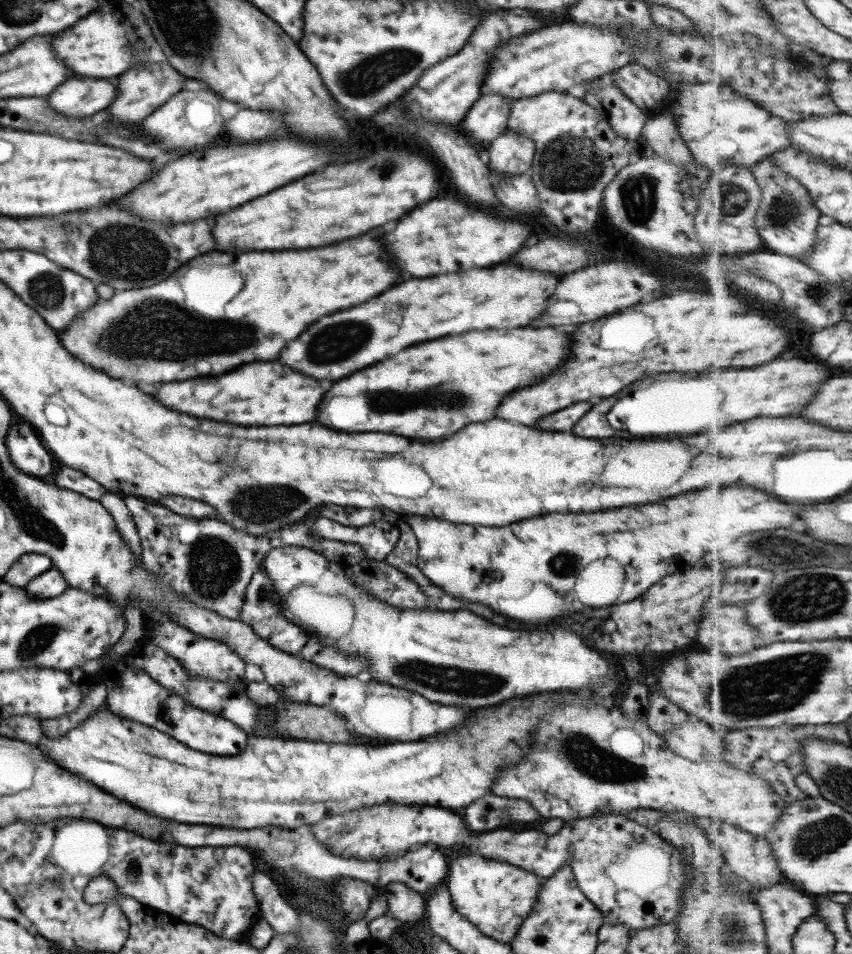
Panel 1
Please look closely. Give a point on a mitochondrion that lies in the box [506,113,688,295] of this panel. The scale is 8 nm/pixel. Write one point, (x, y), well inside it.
(553, 170)

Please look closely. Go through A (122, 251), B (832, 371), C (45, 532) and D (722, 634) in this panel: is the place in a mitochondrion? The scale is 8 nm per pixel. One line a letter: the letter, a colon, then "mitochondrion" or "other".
A: mitochondrion
B: other
C: mitochondrion
D: other

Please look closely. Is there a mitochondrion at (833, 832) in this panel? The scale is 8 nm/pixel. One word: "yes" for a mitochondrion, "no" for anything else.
yes

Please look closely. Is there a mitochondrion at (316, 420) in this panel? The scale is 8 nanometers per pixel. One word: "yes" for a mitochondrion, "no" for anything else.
no

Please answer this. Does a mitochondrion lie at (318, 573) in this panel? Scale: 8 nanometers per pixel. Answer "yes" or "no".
no

